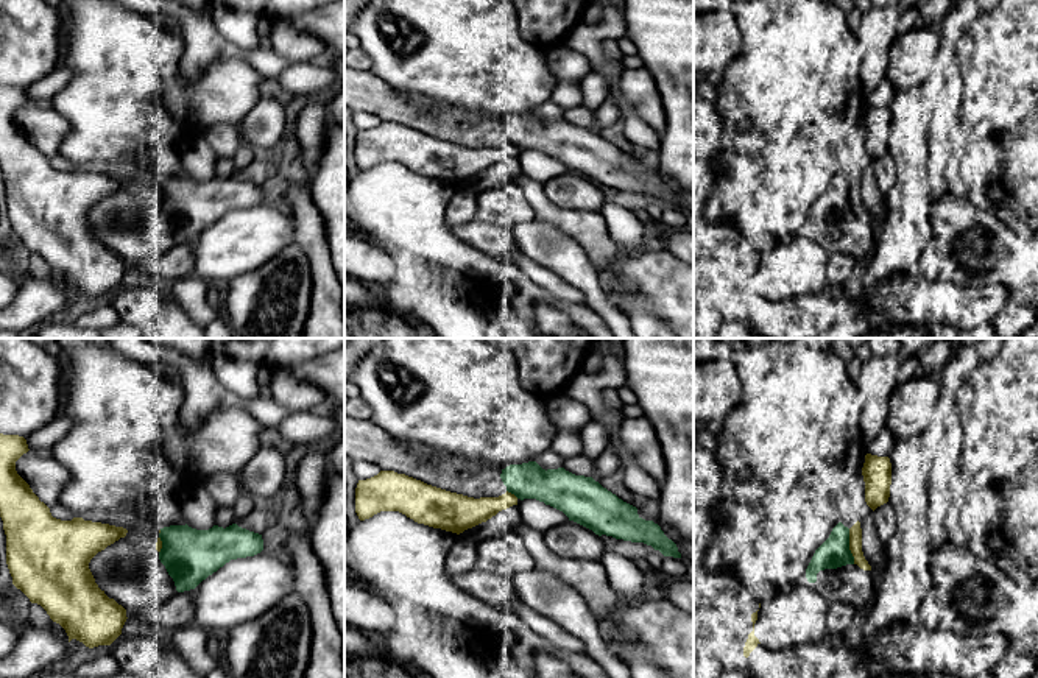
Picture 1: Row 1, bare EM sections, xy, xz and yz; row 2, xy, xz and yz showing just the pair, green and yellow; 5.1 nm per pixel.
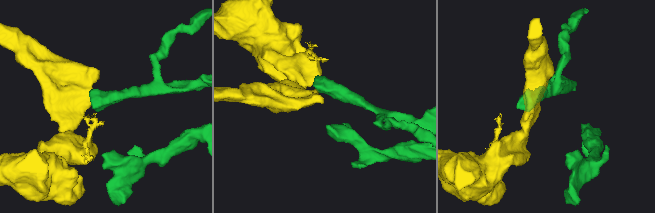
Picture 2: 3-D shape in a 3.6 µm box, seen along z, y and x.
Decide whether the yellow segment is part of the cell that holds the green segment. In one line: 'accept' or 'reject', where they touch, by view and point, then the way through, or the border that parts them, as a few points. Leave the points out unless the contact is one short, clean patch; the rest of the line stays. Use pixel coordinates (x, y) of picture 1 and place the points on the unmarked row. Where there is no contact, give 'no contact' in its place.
reject; meets green in yz at (848, 197)

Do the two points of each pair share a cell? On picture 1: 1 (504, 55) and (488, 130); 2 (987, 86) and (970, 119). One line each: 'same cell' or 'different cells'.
1: different cells
2: same cell

